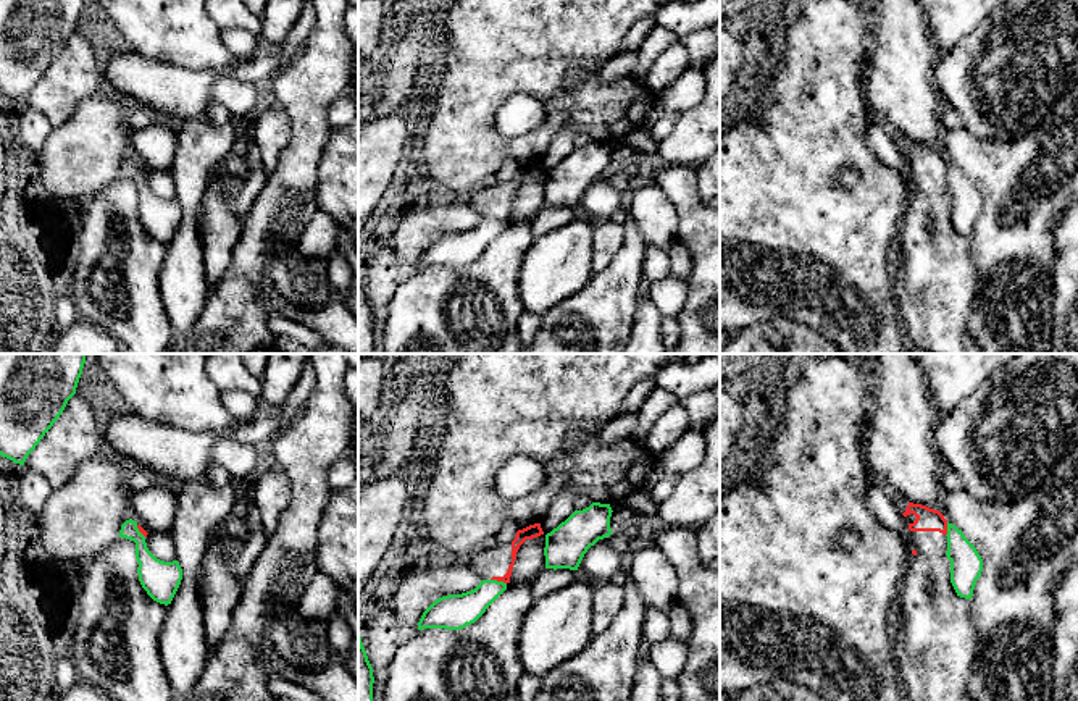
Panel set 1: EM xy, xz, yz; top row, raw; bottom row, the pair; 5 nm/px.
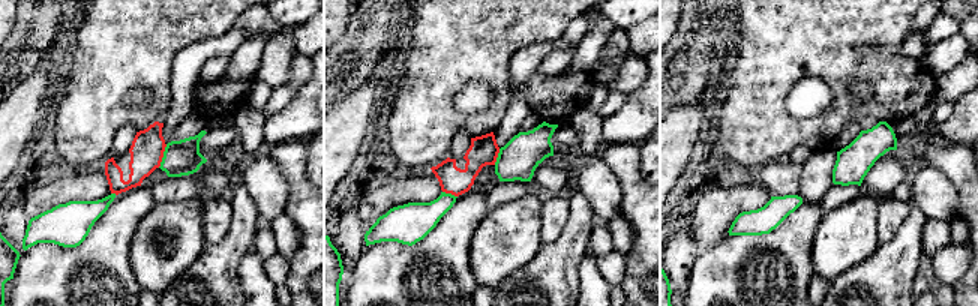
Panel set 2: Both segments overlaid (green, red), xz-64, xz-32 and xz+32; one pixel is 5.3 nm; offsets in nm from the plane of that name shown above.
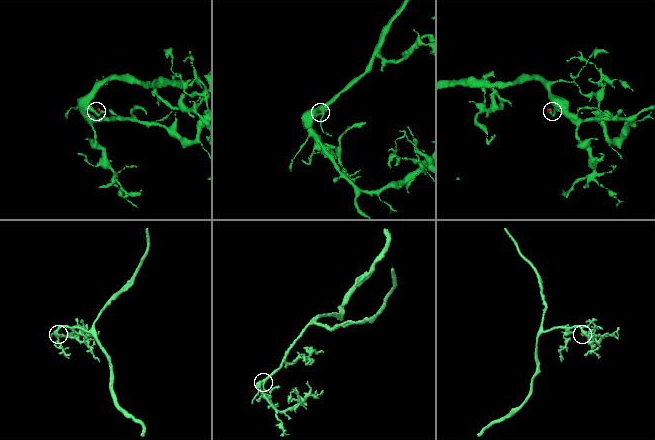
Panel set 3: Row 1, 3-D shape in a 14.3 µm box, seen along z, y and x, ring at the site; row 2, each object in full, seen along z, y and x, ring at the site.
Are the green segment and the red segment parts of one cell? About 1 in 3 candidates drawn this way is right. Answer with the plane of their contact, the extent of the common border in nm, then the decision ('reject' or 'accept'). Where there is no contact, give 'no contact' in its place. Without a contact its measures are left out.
contact in xz; length 80 nm; reject

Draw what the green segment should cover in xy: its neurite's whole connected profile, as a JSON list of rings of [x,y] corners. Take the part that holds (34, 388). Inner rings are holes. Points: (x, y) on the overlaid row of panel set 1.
[[[0,354],[0,455],[24,465],[76,394],[86,354]]]

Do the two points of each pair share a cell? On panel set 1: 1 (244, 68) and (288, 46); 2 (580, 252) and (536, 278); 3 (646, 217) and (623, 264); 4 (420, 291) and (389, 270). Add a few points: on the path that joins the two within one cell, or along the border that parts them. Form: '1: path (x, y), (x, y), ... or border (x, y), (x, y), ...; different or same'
1: path (255, 68), (263, 68), (279, 57); same
2: path (568, 254), (547, 275); same
3: border (630, 218), (649, 246); different
4: border (407, 275), (396, 289), (386, 312); different

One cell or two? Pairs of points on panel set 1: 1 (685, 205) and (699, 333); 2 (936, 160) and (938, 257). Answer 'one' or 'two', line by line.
1: one
2: one

